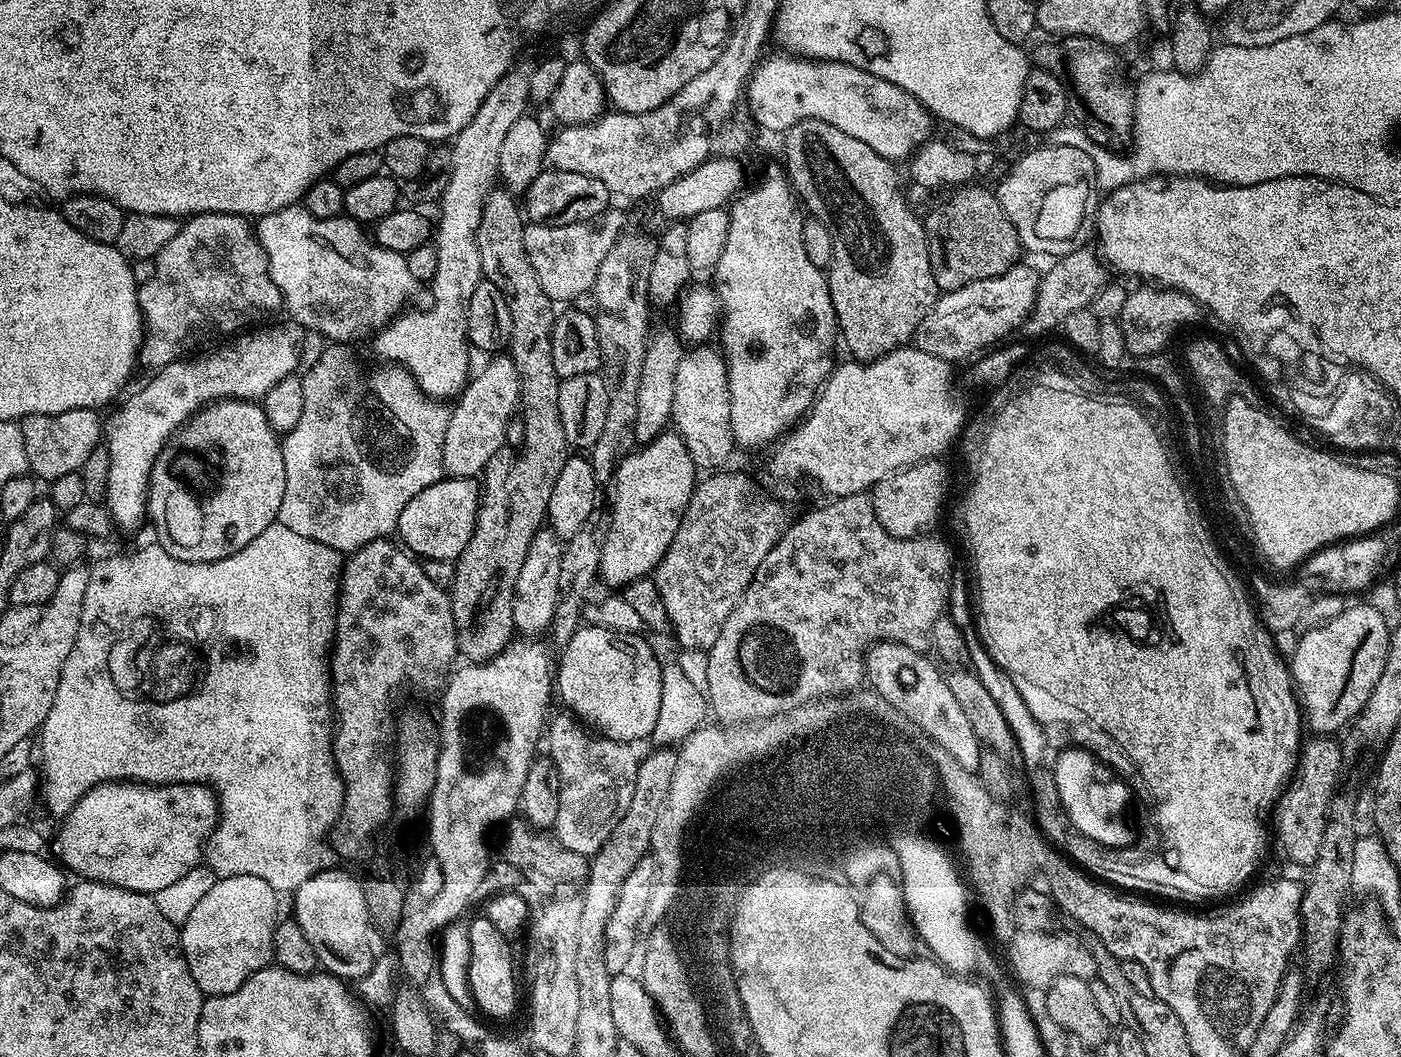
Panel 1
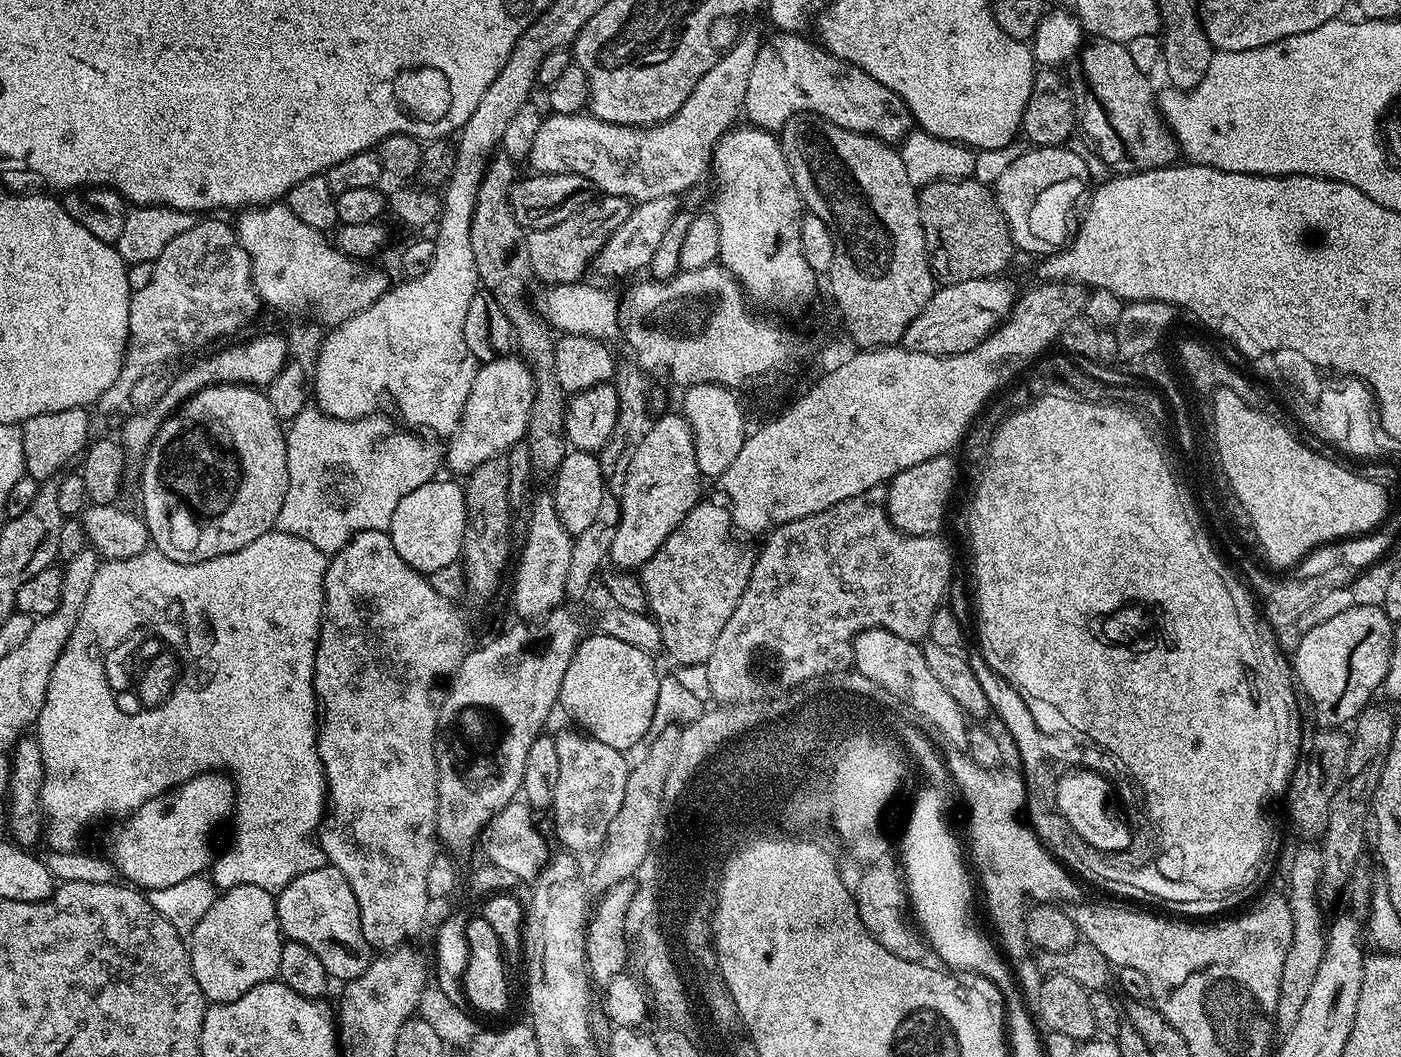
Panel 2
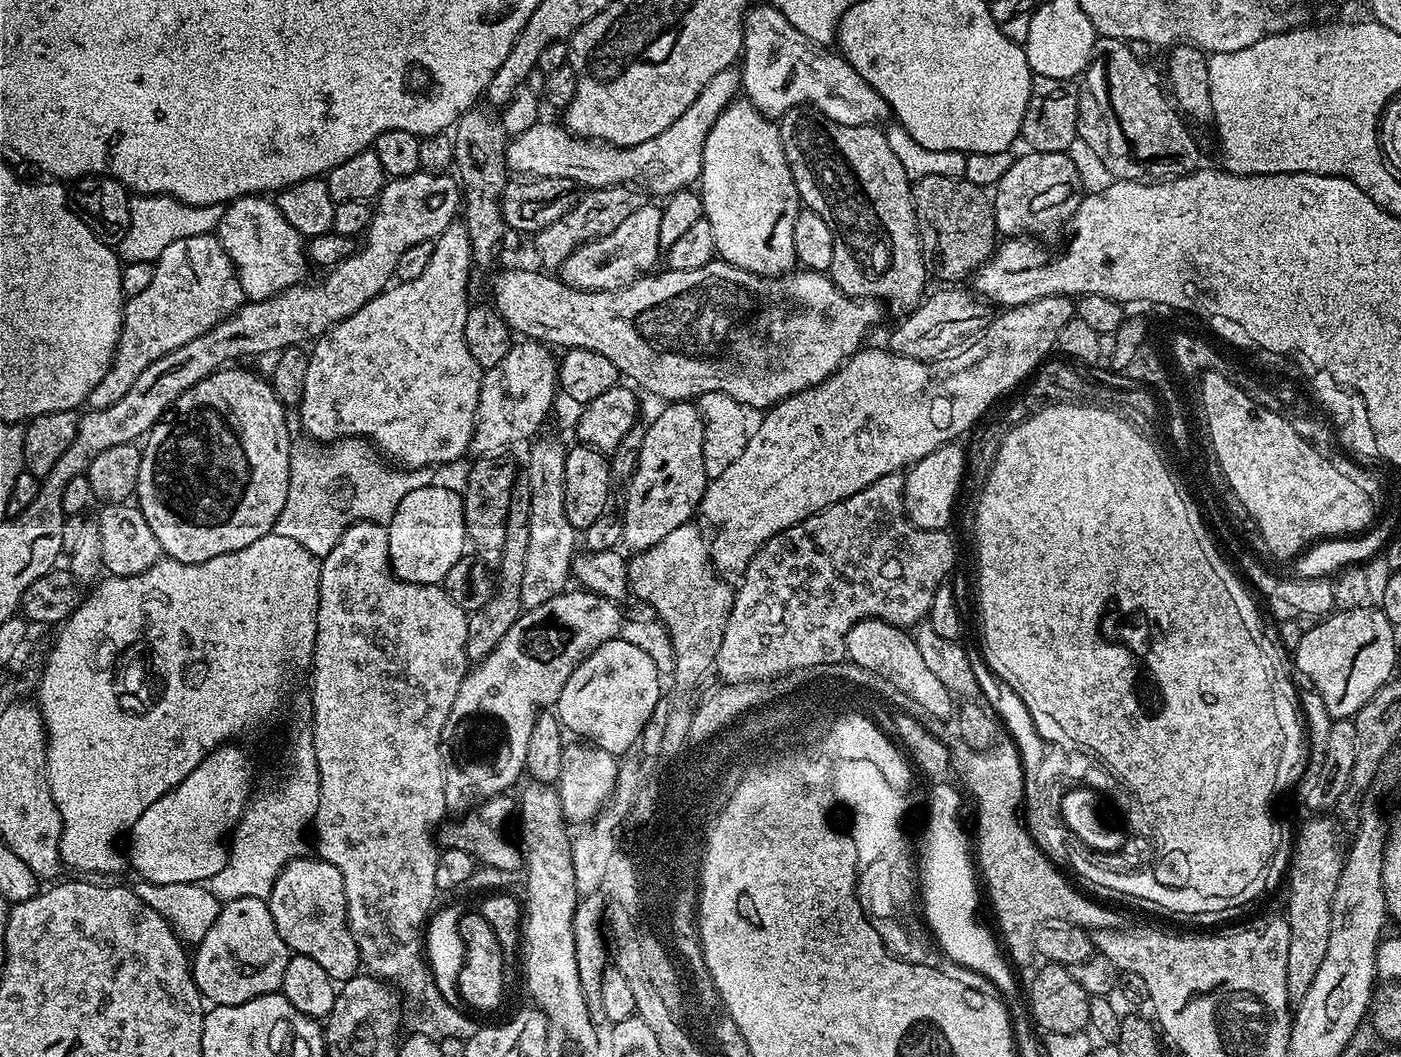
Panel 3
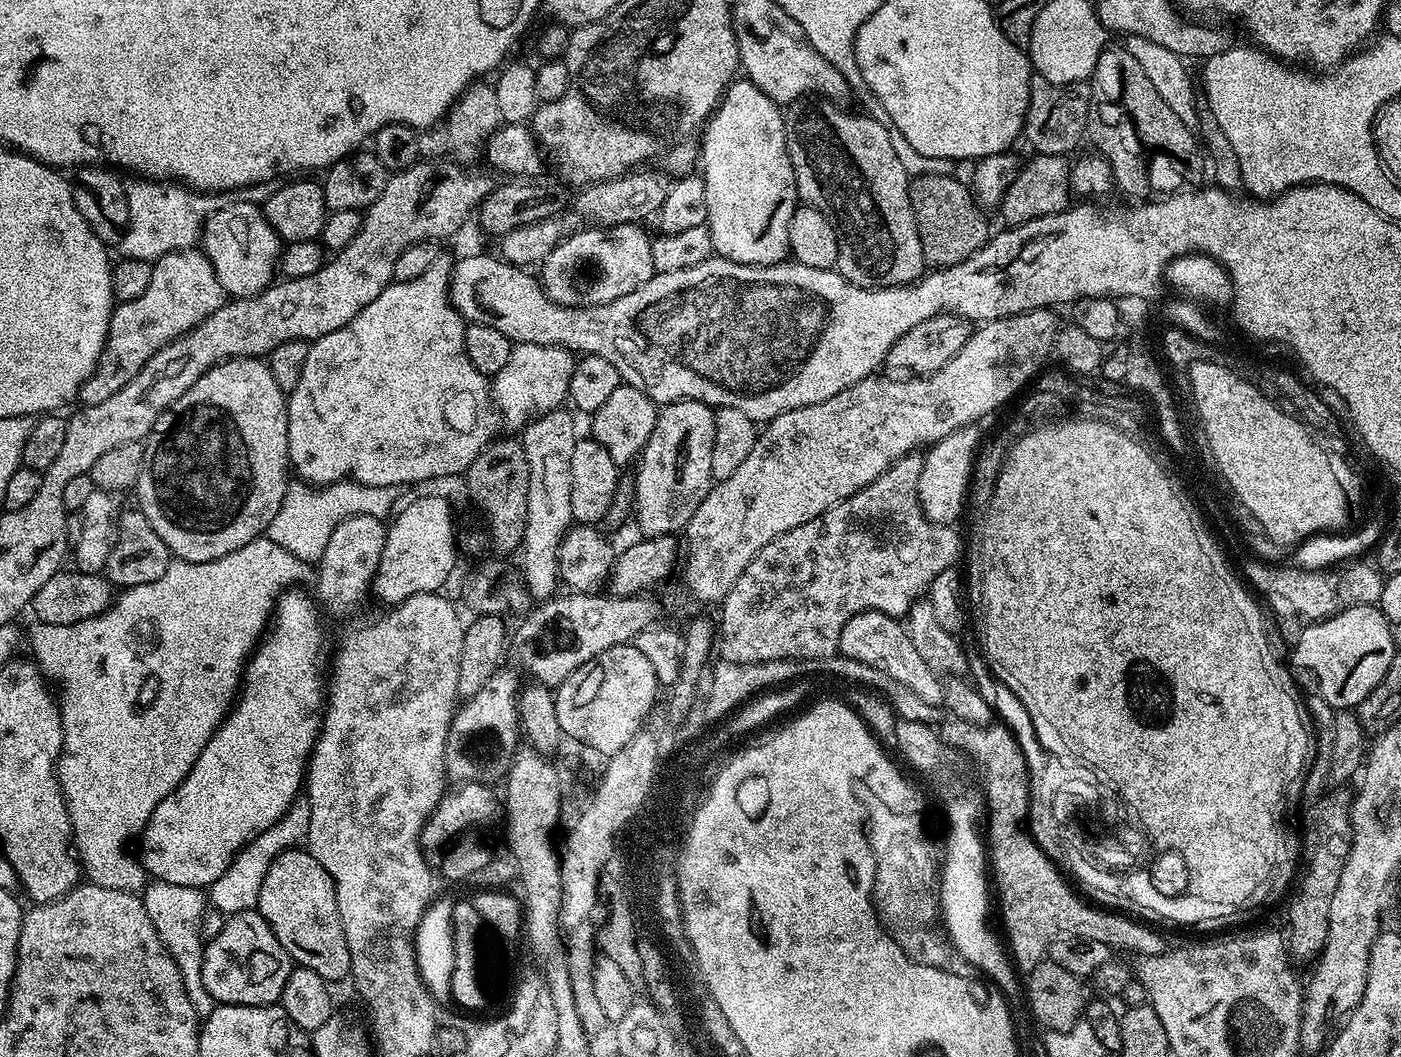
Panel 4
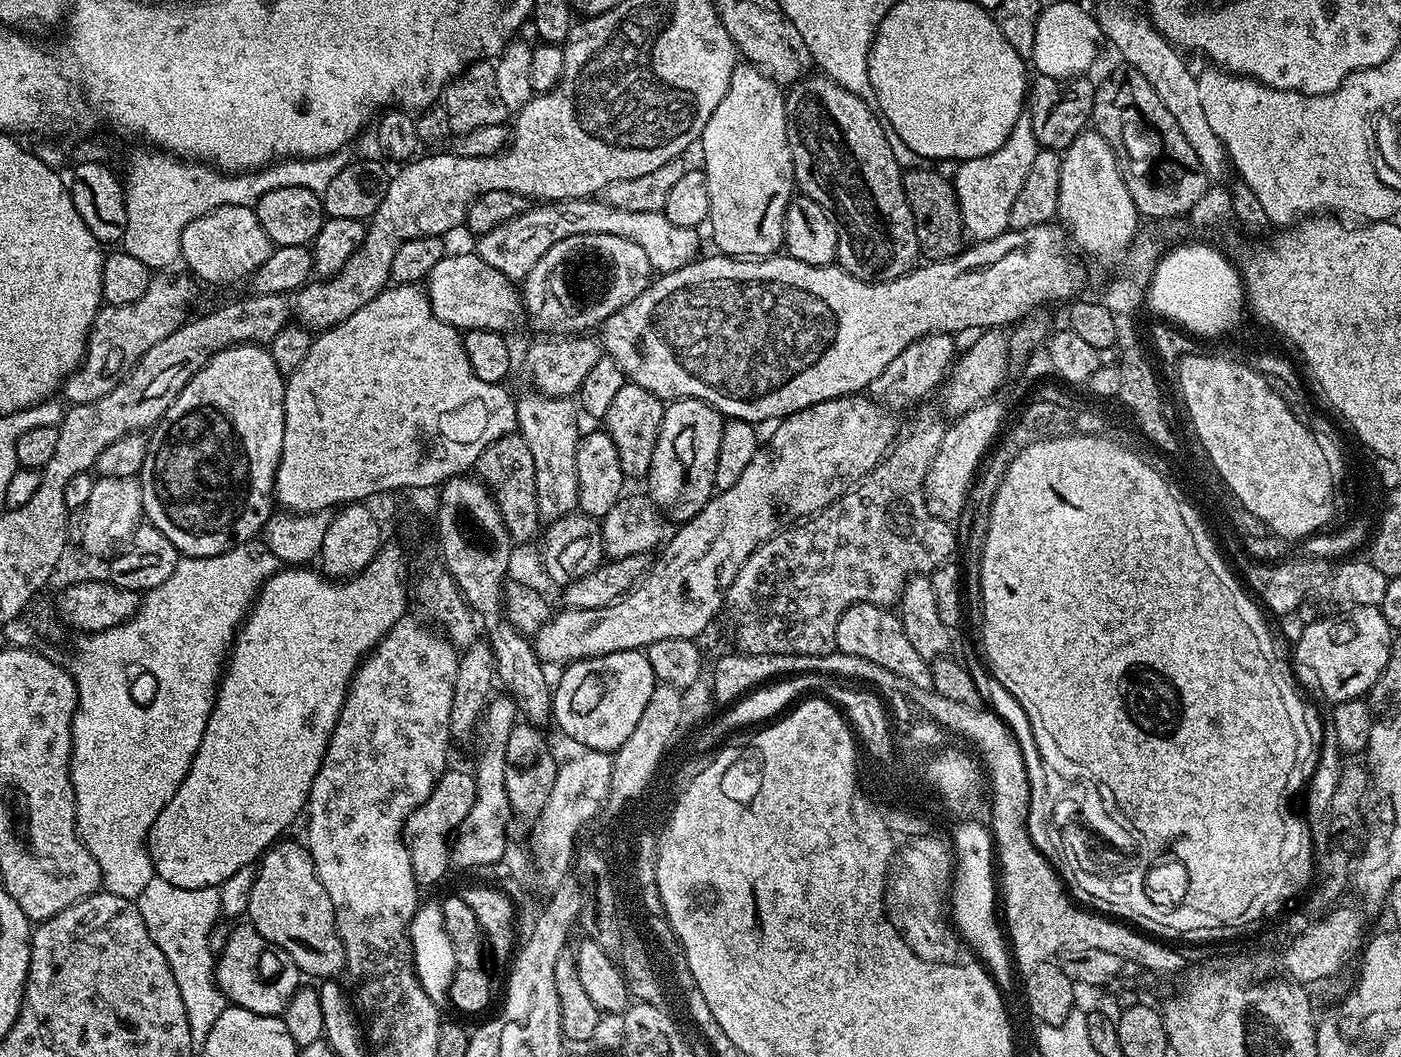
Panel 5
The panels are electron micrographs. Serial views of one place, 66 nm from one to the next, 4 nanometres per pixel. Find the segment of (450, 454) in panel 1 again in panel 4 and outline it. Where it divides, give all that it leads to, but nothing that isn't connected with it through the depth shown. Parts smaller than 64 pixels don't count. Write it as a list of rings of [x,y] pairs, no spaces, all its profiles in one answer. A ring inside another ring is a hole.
[[[517,344],[510,354],[510,362],[498,370],[496,376],[491,377],[490,387],[492,389],[492,403],[495,405],[496,412],[503,427],[523,429],[533,417],[544,416],[547,412],[557,411],[561,407],[560,403],[568,400],[570,390],[570,378],[576,369],[577,357],[566,348],[559,346],[538,346],[537,344]]]

